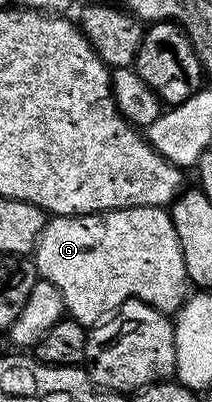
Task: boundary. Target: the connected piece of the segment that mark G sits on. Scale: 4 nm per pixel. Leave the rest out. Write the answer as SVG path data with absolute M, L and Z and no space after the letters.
M120 208L96 216L53 216L37 239L35 267L40 279L51 282L63 294L66 313L86 326L100 324L129 300L142 300L173 314L191 292L179 234L175 234L173 220L165 208Z

